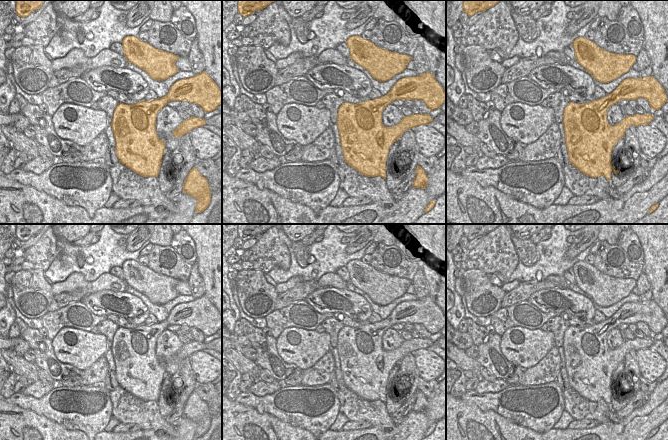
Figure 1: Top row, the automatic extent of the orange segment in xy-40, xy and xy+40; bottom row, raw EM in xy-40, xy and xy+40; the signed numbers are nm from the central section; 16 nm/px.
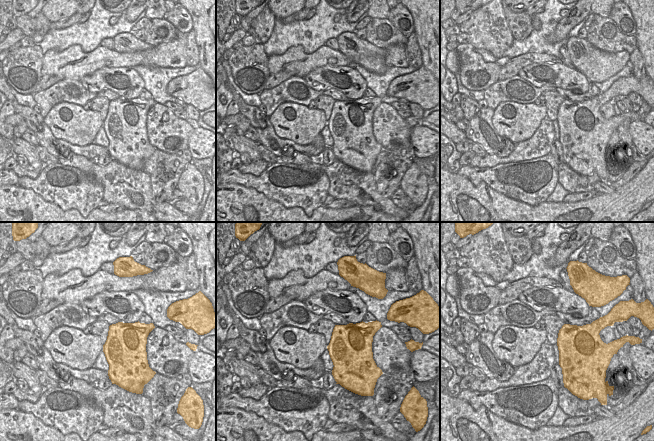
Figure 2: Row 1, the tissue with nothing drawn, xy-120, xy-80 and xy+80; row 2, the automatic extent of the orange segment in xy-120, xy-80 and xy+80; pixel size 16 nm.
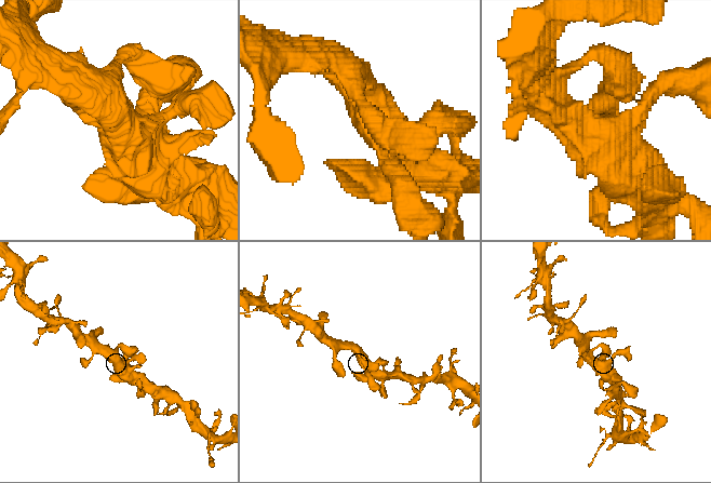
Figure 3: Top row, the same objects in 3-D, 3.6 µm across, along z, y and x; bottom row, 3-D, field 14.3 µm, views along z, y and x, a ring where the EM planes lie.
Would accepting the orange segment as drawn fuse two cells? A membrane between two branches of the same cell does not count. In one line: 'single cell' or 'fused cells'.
single cell

